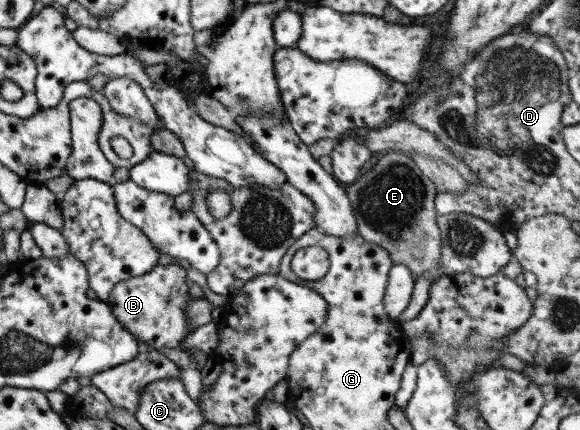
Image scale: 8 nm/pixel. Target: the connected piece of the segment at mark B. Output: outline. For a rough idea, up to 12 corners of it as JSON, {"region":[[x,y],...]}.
{"region":[[156,263],[104,303],[158,351],[189,334],[185,270]]}

